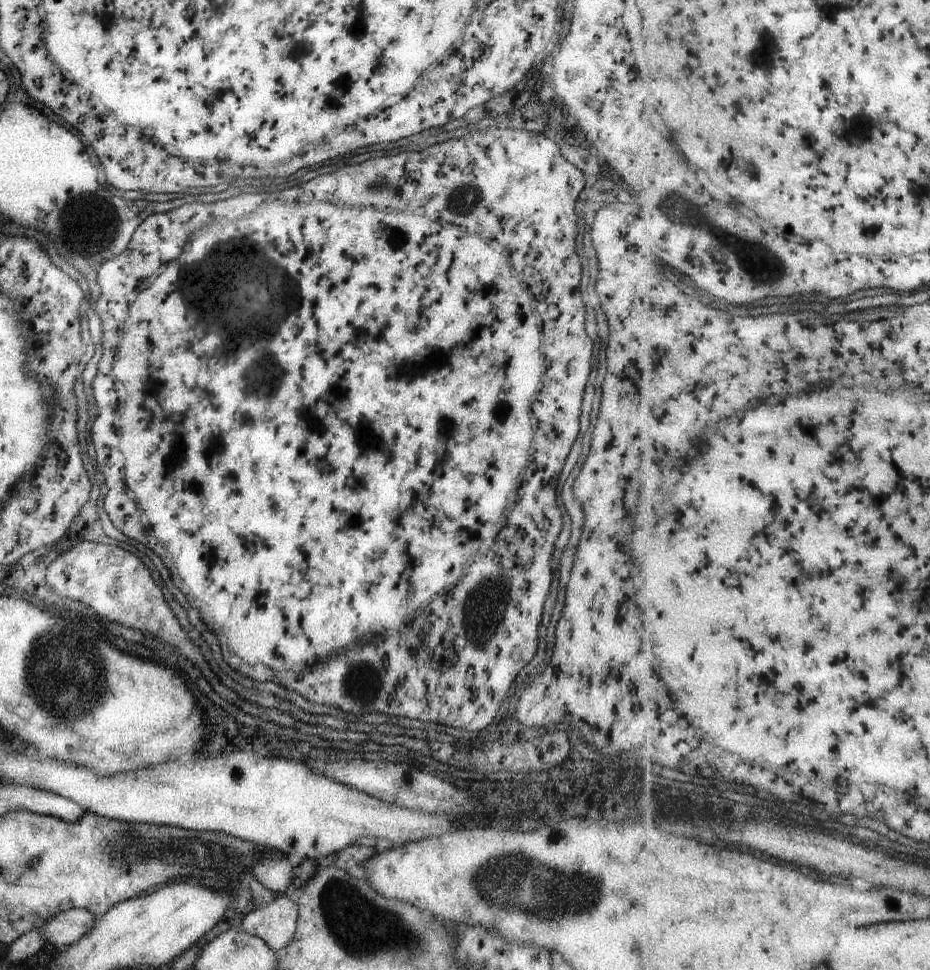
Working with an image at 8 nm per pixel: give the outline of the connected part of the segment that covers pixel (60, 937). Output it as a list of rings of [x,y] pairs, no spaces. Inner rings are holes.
[[[79,907],[66,910],[47,919],[39,929],[47,943],[65,948],[78,940],[92,927],[96,915]]]

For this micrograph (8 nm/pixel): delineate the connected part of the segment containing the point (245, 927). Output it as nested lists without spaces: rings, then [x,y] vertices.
[[[275,896],[265,906],[249,911],[237,928],[259,937],[275,954],[290,941],[297,920],[297,907],[292,897]]]

